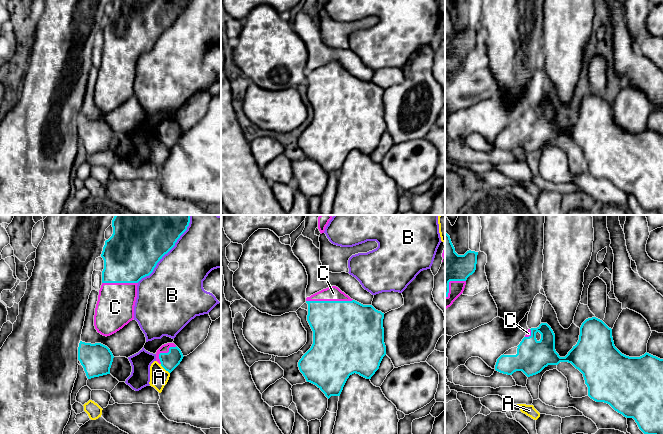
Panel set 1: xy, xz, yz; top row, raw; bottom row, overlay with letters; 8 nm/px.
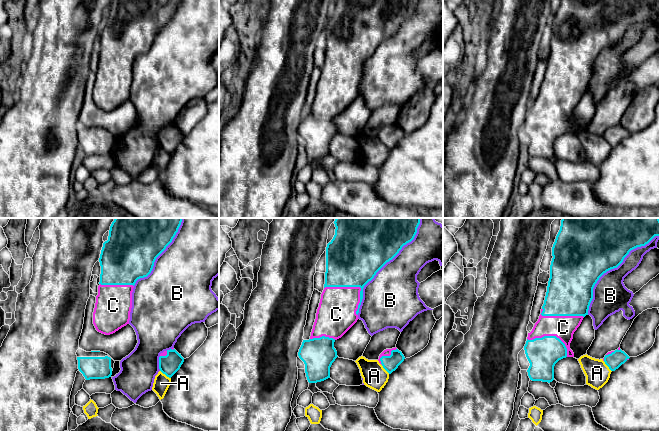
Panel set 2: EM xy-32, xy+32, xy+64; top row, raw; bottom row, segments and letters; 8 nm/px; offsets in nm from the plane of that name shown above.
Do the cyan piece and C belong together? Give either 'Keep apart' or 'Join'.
Join

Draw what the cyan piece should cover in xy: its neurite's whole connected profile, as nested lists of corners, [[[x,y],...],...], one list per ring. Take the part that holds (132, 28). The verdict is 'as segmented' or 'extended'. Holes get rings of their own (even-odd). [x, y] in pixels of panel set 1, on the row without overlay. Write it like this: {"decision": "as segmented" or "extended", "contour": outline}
{"decision": "extended", "contour": [[[112,0],[113,10],[105,17],[102,61],[95,84],[94,102],[98,109],[110,112],[134,95],[138,58],[149,52],[157,39],[174,22],[189,0]]]}

